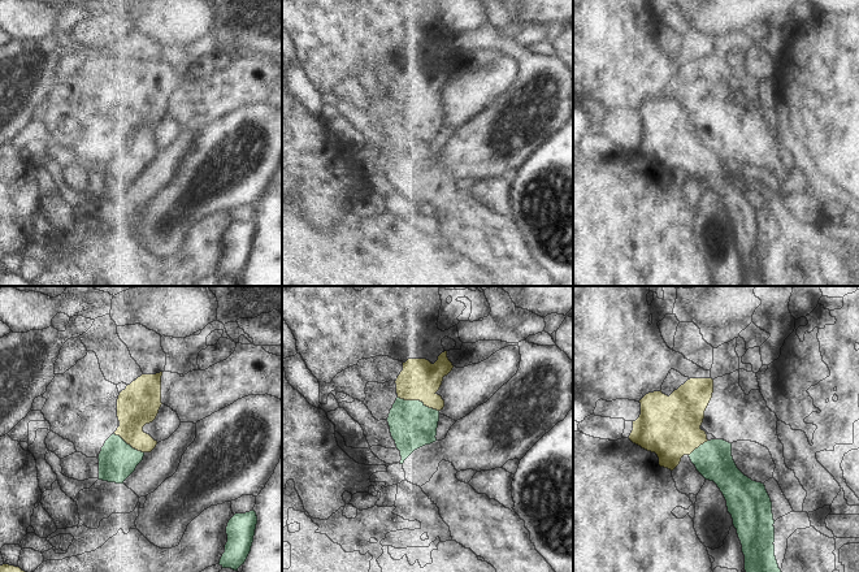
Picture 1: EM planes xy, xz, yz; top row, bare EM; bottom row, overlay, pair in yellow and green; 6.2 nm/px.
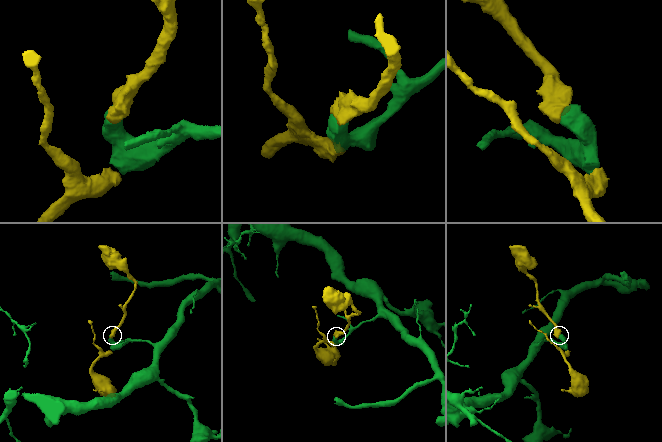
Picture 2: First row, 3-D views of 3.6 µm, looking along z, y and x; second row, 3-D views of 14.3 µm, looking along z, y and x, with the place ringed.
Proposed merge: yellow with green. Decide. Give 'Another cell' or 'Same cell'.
Same cell.

